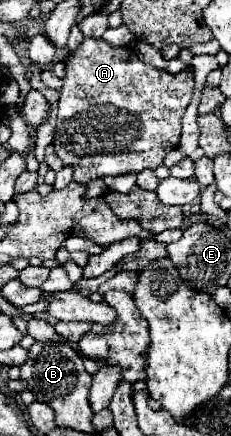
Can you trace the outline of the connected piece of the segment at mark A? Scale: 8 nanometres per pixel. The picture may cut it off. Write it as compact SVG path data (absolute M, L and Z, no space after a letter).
M84 39L82 45L68 53L64 59L66 65L66 77L64 77L64 87L60 91L60 101L58 101L58 121L56 121L56 131L54 131L54 151L56 155L62 159L64 167L72 167L74 171L74 181L76 183L88 183L94 177L106 177L106 175L122 175L122 173L140 173L142 169L156 169L158 165L162 165L162 159L166 157L166 153L174 147L178 147L180 141L180 131L182 131L182 115L192 99L192 89L194 89L194 71L192 67L188 67L186 71L178 73L178 75L170 75L166 71L160 71L156 67L150 67L146 63L142 63L138 59L138 55L134 55L132 47L112 47L108 45L104 39Z

